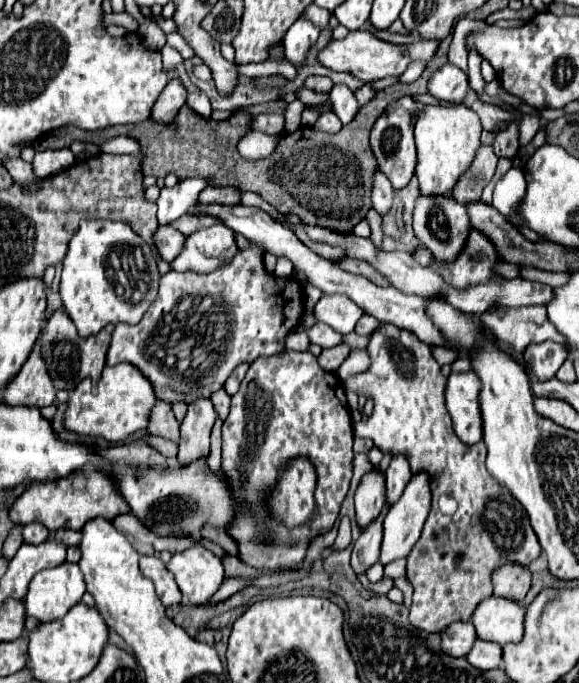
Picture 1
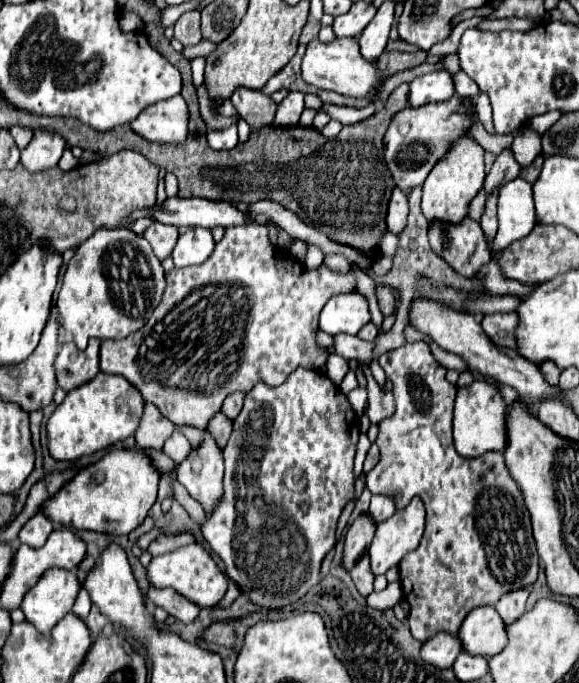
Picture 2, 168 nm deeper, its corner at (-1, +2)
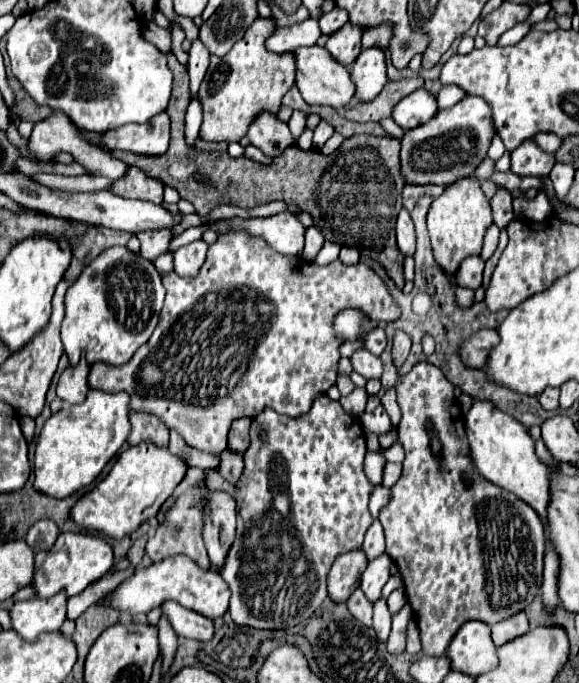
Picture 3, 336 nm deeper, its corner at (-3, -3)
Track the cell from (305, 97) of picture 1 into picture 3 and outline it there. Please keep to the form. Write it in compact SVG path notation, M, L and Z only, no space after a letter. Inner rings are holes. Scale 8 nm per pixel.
M294 111L292 117L290 117L290 121L288 121L288 127L290 127L290 131L292 131L294 145L296 145L298 137L302 135L302 131L304 131L304 127L306 127L306 115L304 115L302 111Z

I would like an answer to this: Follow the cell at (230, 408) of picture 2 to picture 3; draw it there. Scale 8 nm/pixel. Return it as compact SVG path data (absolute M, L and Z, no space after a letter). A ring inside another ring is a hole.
M236 419L234 425L230 427L228 449L232 453L244 455L248 451L248 429L250 429L250 419Z

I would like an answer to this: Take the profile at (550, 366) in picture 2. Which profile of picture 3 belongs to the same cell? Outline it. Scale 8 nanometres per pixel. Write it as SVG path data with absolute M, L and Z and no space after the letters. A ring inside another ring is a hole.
M548 387L540 397L538 397L538 401L540 401L540 405L546 409L546 411L552 411L552 409L558 409L558 389L552 389L552 387Z

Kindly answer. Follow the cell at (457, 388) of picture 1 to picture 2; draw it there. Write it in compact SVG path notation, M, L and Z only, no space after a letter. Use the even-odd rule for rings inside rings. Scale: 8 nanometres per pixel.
M482 380L458 388L454 404L454 446L460 456L476 458L488 450L502 452L506 444L506 404L498 390Z

